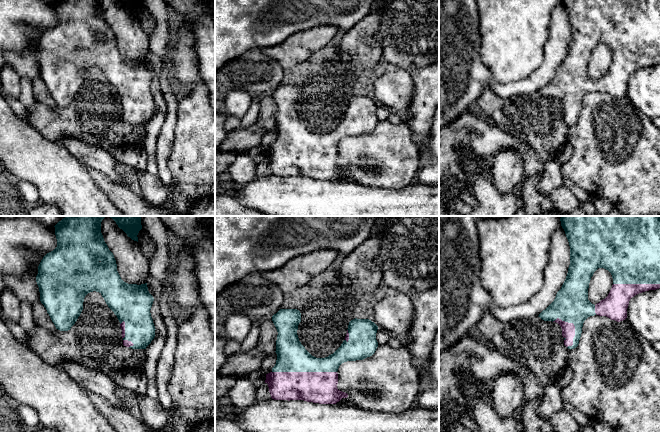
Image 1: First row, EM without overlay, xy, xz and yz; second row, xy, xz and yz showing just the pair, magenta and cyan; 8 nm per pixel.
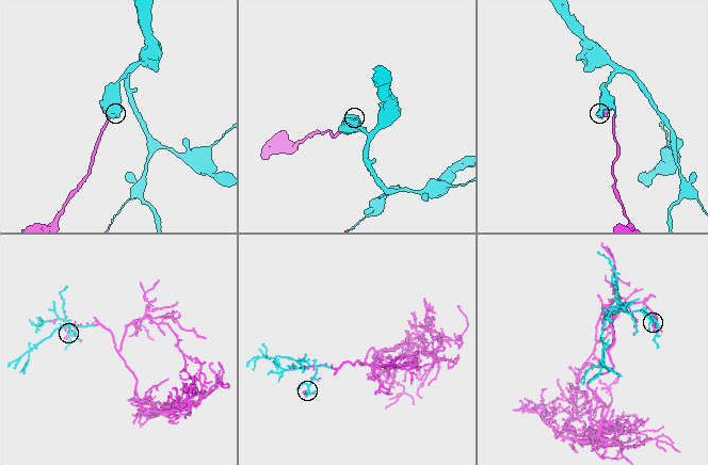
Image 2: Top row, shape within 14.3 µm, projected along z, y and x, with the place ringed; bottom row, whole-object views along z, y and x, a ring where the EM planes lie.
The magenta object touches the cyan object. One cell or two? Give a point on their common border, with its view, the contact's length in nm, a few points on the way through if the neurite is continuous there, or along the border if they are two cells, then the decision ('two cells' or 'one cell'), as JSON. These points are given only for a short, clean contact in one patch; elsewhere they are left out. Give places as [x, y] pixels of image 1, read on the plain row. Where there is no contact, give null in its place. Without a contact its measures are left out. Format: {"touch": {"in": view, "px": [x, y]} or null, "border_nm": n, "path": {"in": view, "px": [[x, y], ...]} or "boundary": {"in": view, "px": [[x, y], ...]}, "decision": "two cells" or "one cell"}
{"touch": {"in": "xz", "px": [304, 148]}, "border_nm": 500, "decision": "one cell"}

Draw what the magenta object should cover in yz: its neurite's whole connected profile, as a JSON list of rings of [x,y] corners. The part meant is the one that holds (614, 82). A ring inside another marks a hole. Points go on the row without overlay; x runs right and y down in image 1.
[[[561,0],[570,22],[570,41],[566,55],[554,77],[538,93],[558,99],[562,104],[564,121],[568,125],[578,122],[584,97],[594,91],[606,92],[617,98],[627,94],[629,77],[635,71],[660,64],[660,0]],[[598,44],[608,46],[613,61],[608,72],[596,81],[588,76],[591,53]]]

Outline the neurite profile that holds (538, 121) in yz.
[[[486,88],[476,102],[484,117],[503,132],[532,147],[544,164],[557,159],[563,148],[569,143],[570,125],[564,121],[562,104],[556,98],[544,97],[540,93],[502,98],[492,89]]]

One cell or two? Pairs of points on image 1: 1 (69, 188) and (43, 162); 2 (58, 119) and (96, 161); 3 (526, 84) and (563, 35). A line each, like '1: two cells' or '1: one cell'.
1: one cell
2: two cells
3: one cell

